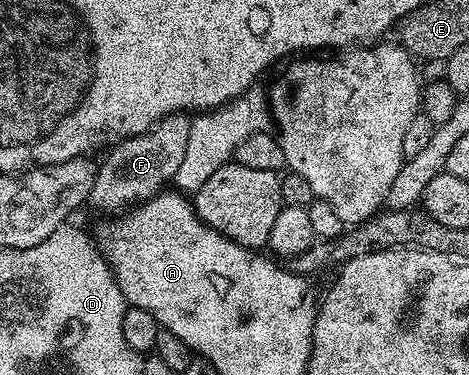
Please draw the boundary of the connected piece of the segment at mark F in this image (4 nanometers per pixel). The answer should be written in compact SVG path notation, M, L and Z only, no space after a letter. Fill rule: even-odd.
M185 114L164 116L143 134L132 136L108 149L105 161L97 164L97 177L88 198L101 212L117 214L145 203L176 177L183 154L187 151L187 134L191 134L190 117Z

